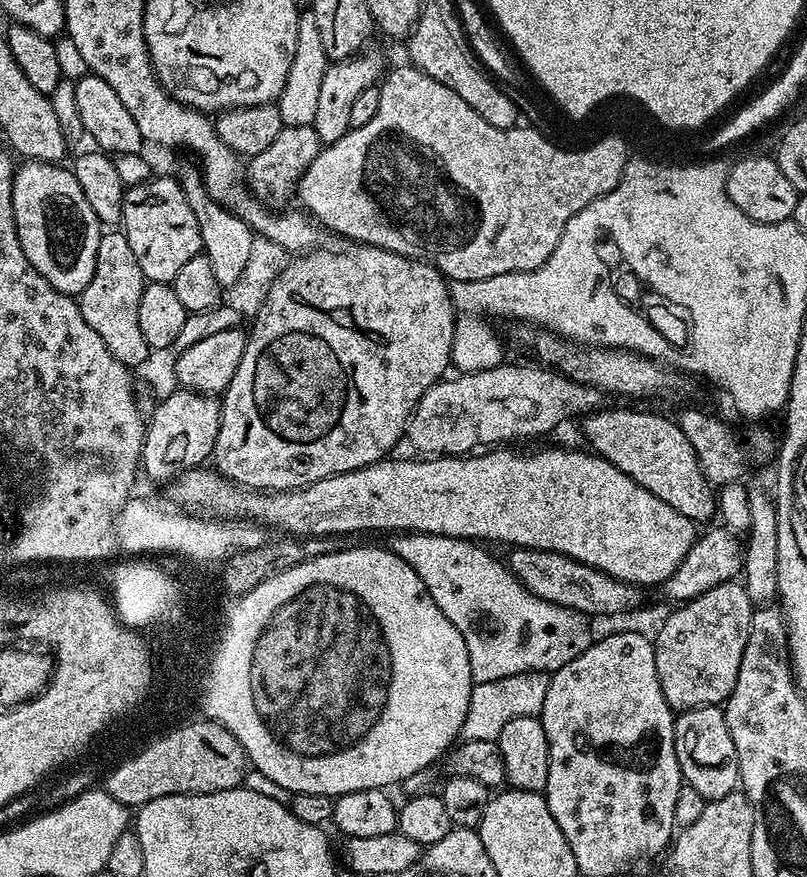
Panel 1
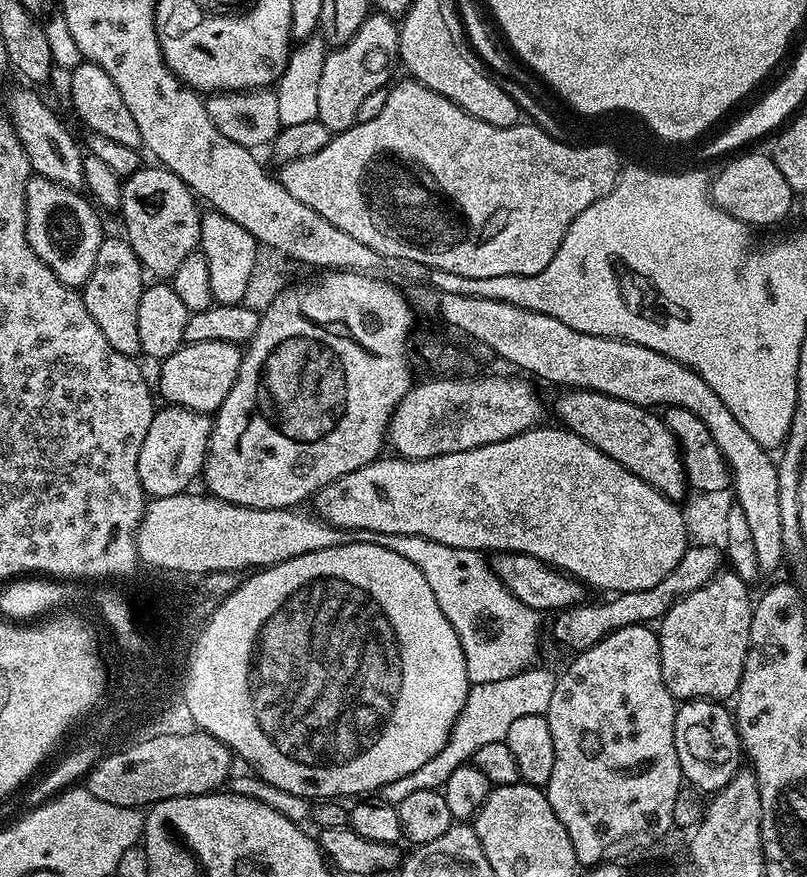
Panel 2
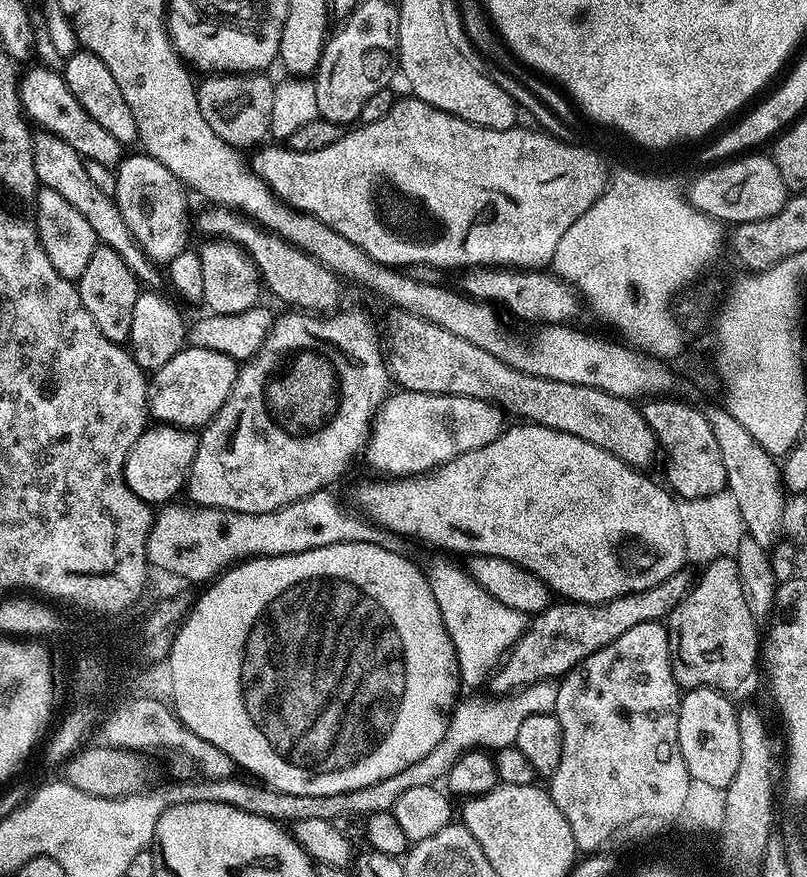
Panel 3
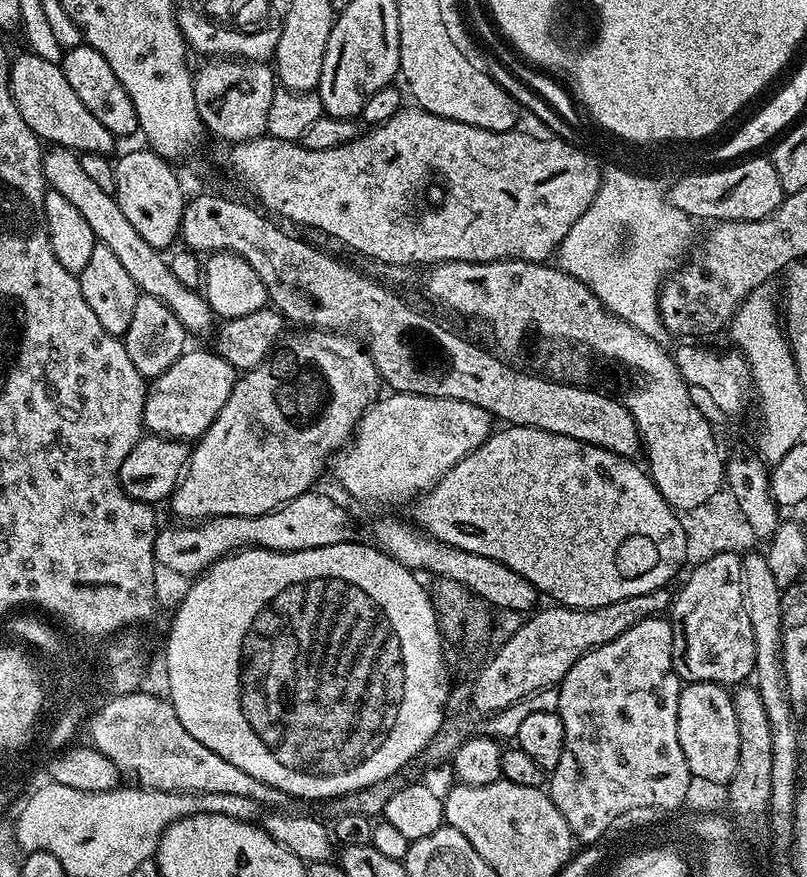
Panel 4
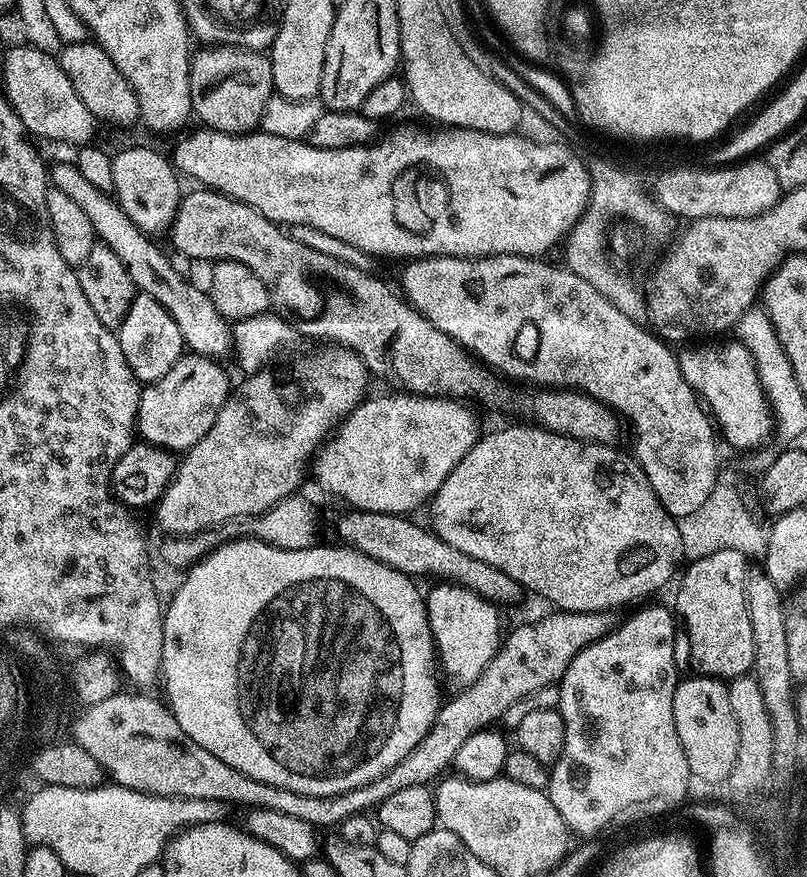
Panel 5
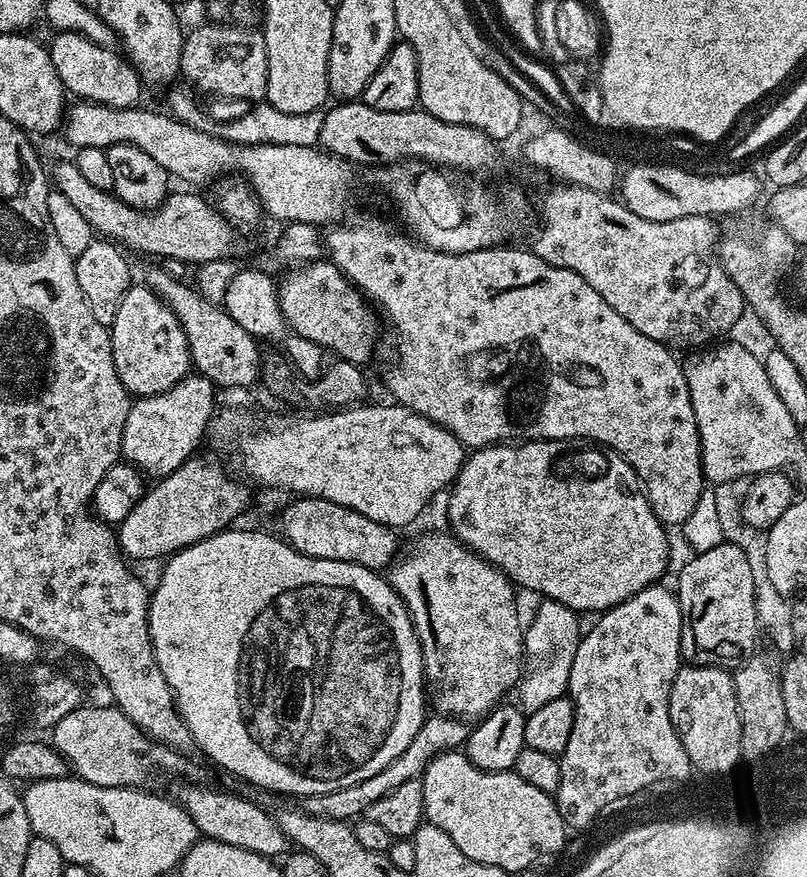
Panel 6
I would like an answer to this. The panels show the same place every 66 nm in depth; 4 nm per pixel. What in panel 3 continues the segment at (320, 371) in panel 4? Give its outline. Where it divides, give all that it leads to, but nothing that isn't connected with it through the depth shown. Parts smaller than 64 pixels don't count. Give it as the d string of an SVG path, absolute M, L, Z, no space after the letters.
M300 310L289 311L289 316L277 315L272 321L272 329L264 340L264 346L255 356L237 371L236 381L218 414L199 433L192 468L188 471L186 485L187 499L202 508L225 508L242 514L266 514L275 508L284 508L315 492L323 492L352 464L356 455L368 446L372 422L380 411L381 404L390 395L390 369L385 353L380 352L380 336L372 325L372 320L364 312L340 312L335 314L305 314Z

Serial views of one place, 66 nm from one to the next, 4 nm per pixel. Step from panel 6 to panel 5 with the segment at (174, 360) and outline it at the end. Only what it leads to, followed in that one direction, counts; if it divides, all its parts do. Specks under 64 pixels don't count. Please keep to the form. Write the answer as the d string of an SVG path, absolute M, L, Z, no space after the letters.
M138 294L132 299L130 310L118 329L122 354L135 374L136 379L141 382L151 382L162 378L174 362L178 362L185 355L186 345L182 334L178 330L178 322L170 318L170 314L154 298Z

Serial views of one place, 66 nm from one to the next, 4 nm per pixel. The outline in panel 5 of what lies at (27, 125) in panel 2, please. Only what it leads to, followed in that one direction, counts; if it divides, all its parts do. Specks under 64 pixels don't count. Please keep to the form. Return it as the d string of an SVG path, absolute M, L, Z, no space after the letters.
M75 163L60 164L50 172L51 187L62 190L62 194L68 195L79 208L90 218L90 226L94 226L99 243L110 246L118 258L122 258L122 266L126 266L126 274L134 282L137 293L154 298L154 302L161 304L178 322L178 330L182 334L184 343L189 353L198 356L220 358L233 351L232 330L229 321L214 306L211 295L204 292L196 284L191 284L188 276L178 274L174 270L171 255L163 252L155 244L153 237L130 222L127 214L120 209L120 205L109 193L98 190L88 179L82 178L82 174L76 168Z

